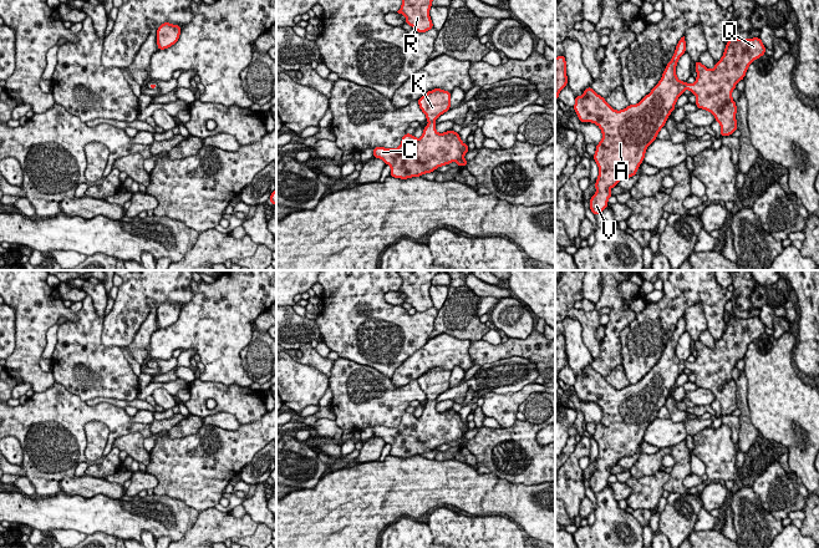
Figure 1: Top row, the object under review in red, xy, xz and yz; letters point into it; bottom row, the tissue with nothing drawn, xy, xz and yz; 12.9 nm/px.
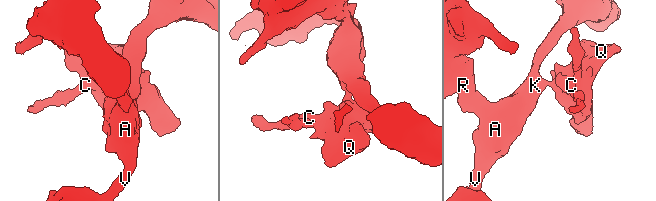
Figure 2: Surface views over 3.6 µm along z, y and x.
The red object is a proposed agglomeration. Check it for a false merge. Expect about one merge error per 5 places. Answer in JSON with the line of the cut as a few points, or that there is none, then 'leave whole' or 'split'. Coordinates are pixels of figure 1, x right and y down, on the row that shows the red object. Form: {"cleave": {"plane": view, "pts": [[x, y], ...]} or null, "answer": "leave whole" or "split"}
{"cleave": null, "answer": "leave whole"}

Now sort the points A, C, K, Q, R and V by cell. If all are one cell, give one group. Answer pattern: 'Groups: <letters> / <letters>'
Groups: A C K Q R V

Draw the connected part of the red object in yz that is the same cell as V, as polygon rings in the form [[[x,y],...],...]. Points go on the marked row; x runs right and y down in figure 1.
[[[685,36],[680,39],[661,80],[637,105],[621,111],[614,110],[592,87],[575,97],[574,110],[580,122],[600,127],[602,139],[596,144],[594,159],[599,167],[596,193],[590,199],[592,214],[601,213],[612,196],[610,189],[622,179],[634,177],[644,162],[647,147],[657,135],[677,98],[687,88],[696,95],[696,106],[709,111],[721,125],[721,136],[737,131],[737,106],[732,91],[743,80],[748,66],[765,54],[759,37],[737,39],[729,36],[722,59],[709,70],[701,61],[695,62],[696,82],[687,83],[676,76],[676,66],[686,52]]]

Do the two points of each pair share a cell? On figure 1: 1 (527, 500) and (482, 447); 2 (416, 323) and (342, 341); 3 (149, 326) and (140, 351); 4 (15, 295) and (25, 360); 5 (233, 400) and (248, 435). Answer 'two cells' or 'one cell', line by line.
1: two cells
2: one cell
3: one cell
4: one cell
5: two cells

